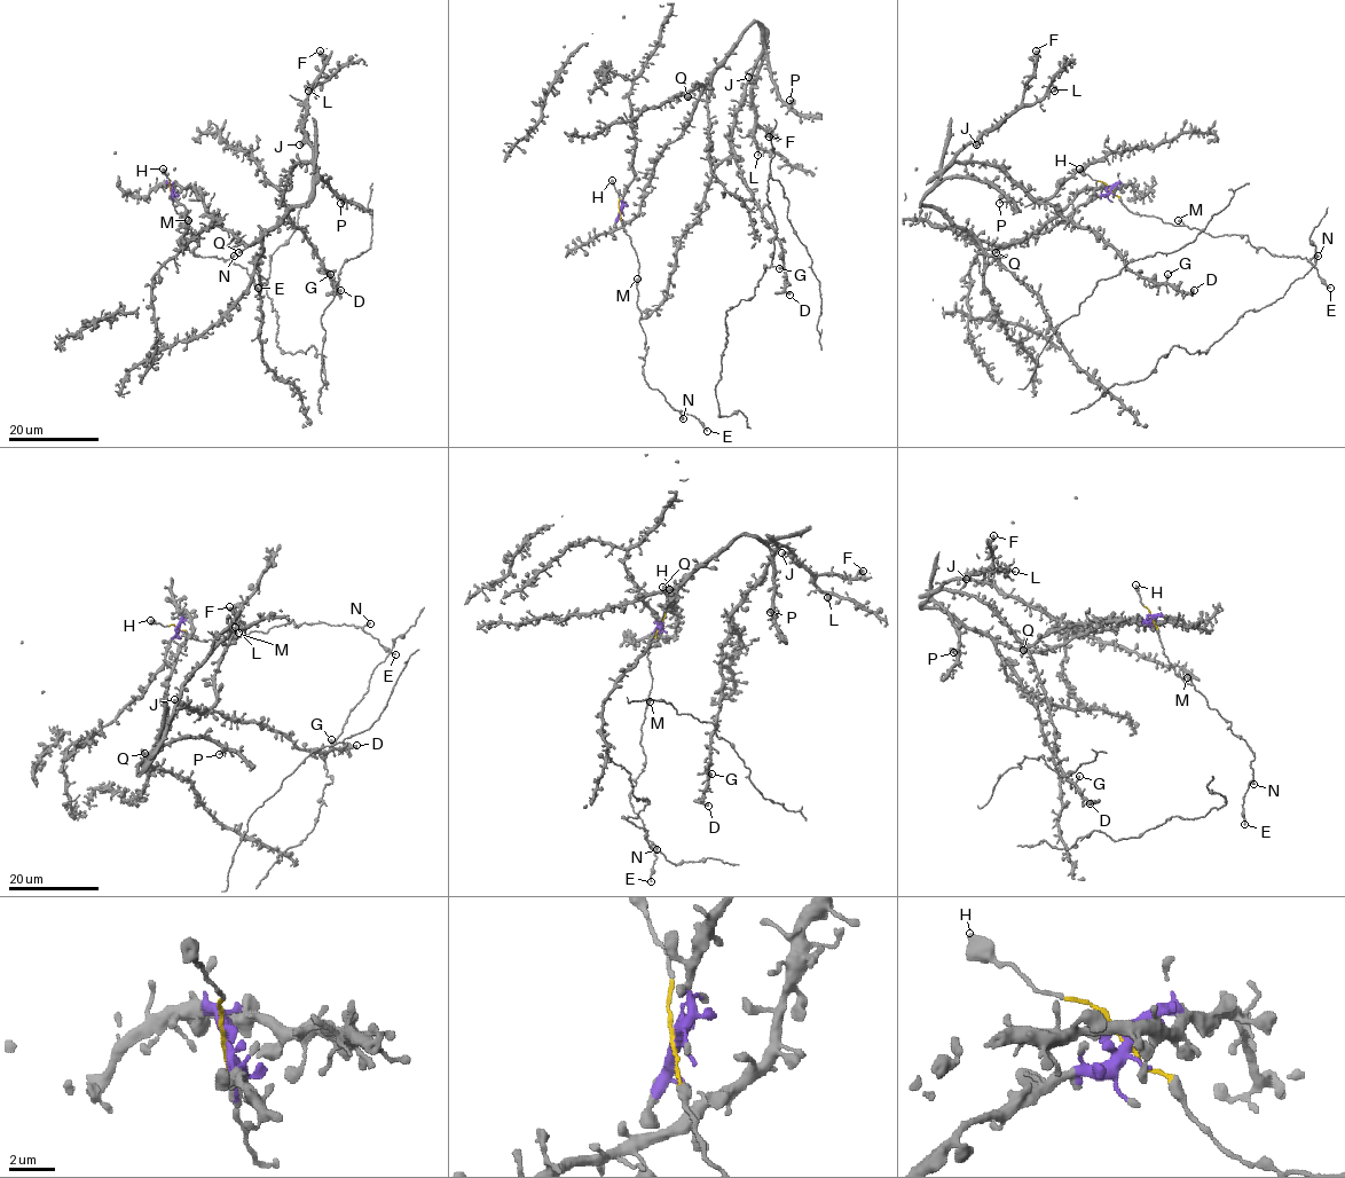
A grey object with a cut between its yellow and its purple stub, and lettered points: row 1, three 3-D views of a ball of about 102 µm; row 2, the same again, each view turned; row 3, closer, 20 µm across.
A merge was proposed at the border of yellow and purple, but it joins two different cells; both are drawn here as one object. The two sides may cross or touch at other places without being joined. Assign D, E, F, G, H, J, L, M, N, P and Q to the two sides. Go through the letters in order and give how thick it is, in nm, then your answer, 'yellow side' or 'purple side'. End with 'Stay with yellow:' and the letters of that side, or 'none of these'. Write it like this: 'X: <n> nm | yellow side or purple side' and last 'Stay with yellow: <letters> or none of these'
D: 440 nm | purple side
E: 180 nm | yellow side
F: 460 nm | purple side
G: 400 nm | purple side
H: 500 nm | yellow side
J: 360 nm | purple side
L: 190 nm | purple side
M: 320 nm | yellow side
N: 360 nm | yellow side
P: 180 nm | purple side
Q: 320 nm | purple side
Stay with yellow: E, H, M, N

